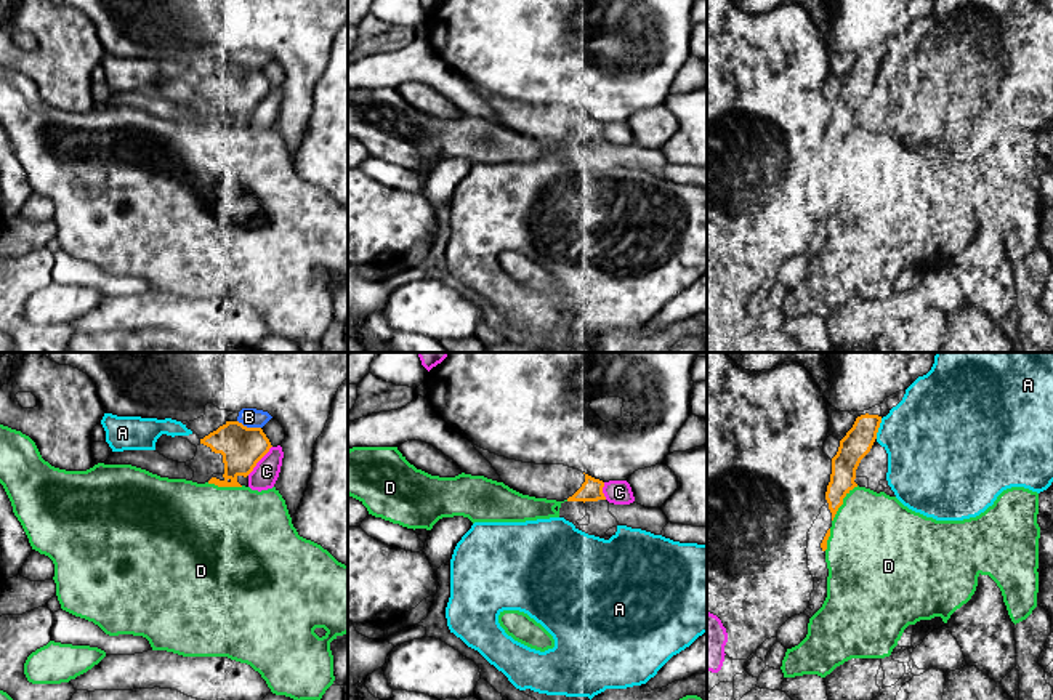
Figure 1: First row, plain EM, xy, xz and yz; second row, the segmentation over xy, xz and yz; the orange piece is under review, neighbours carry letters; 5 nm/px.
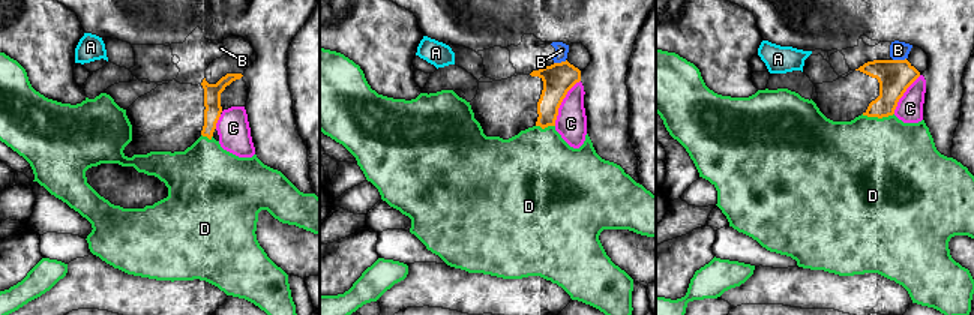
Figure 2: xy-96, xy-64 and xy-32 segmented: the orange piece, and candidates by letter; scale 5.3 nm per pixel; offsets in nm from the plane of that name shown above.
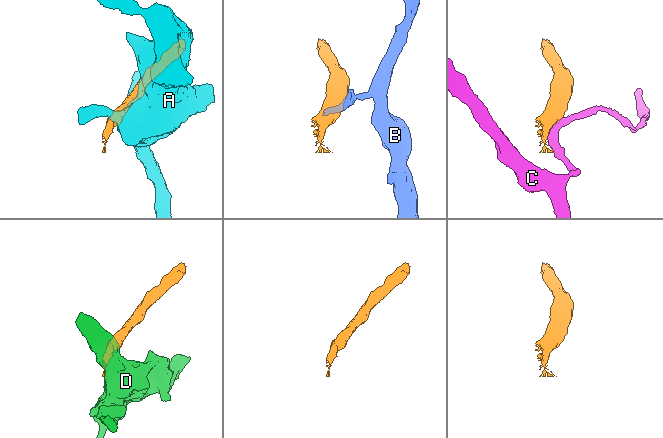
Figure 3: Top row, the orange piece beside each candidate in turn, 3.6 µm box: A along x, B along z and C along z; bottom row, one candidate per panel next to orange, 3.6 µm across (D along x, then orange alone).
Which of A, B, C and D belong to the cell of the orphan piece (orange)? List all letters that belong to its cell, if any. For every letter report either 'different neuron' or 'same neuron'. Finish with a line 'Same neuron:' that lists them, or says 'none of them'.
A: different neuron
B: different neuron
C: different neuron
D: different neuron
Same neuron: none of them

